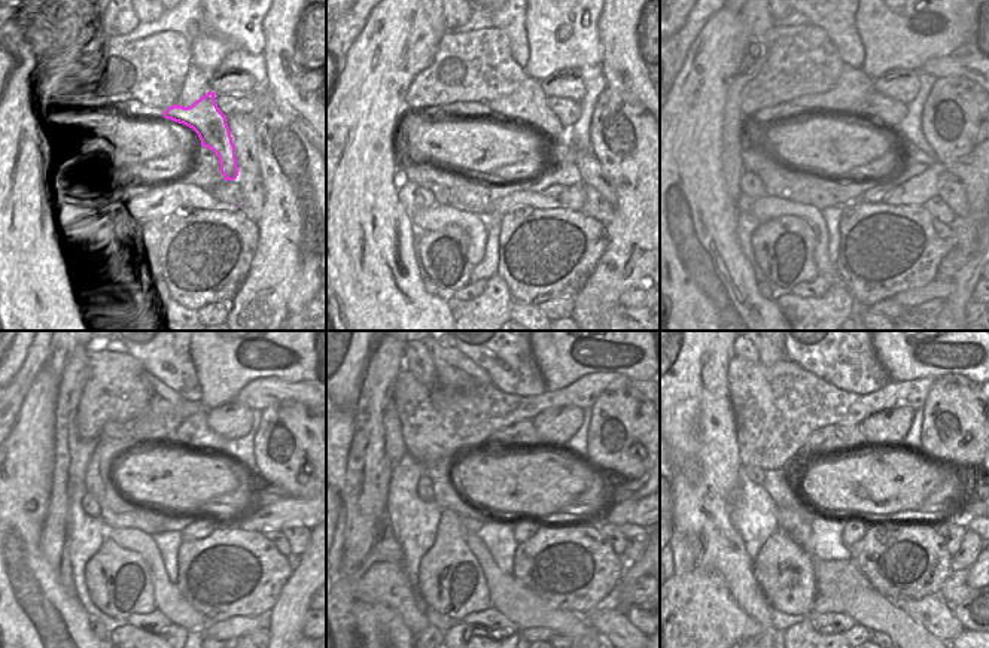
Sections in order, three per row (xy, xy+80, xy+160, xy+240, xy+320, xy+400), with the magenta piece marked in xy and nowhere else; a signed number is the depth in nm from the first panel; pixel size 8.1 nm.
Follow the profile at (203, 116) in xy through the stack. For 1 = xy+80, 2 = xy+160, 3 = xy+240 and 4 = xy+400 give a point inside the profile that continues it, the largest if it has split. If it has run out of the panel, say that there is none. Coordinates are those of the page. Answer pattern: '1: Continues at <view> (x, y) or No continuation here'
1: Continues at xy+80 (528, 103)
2: Continues at xy+160 (848, 94)
3: Continues at xy+240 (164, 399)
4: Continues at xy+400 (767, 361)

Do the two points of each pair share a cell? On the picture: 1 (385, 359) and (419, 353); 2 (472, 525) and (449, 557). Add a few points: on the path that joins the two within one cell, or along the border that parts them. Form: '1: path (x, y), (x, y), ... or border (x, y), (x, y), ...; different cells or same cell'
1: border (405, 346), (401, 368); different cells
2: border (460, 517), (460, 522), (468, 529); different cells

